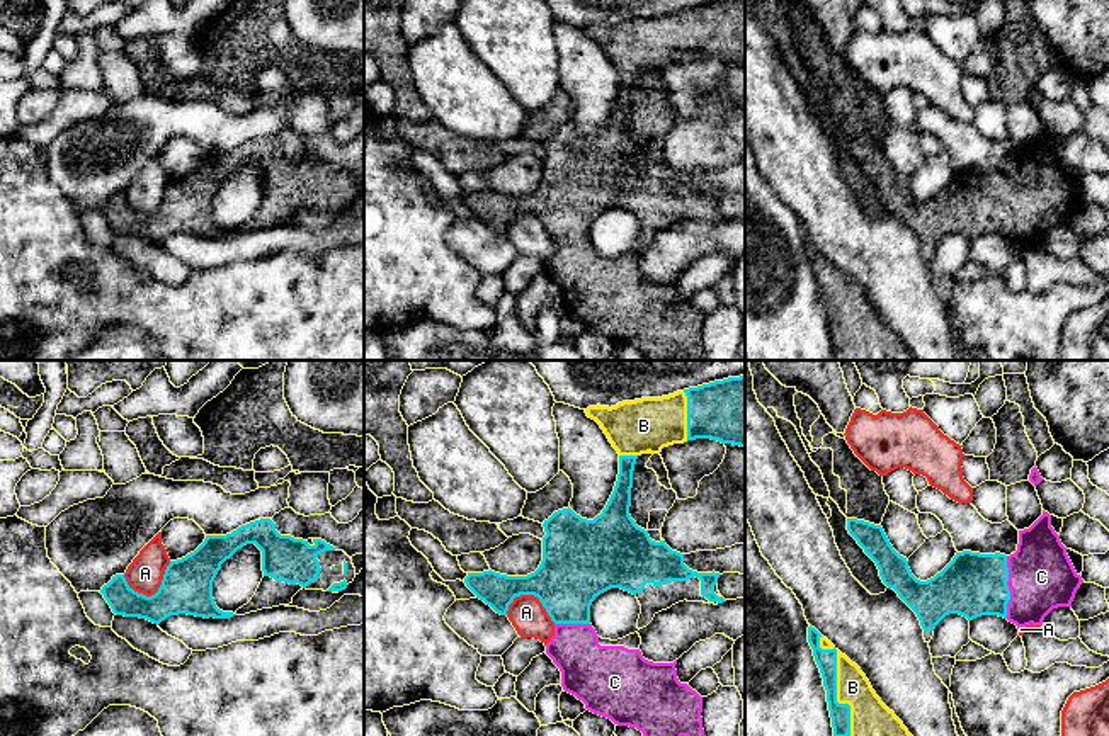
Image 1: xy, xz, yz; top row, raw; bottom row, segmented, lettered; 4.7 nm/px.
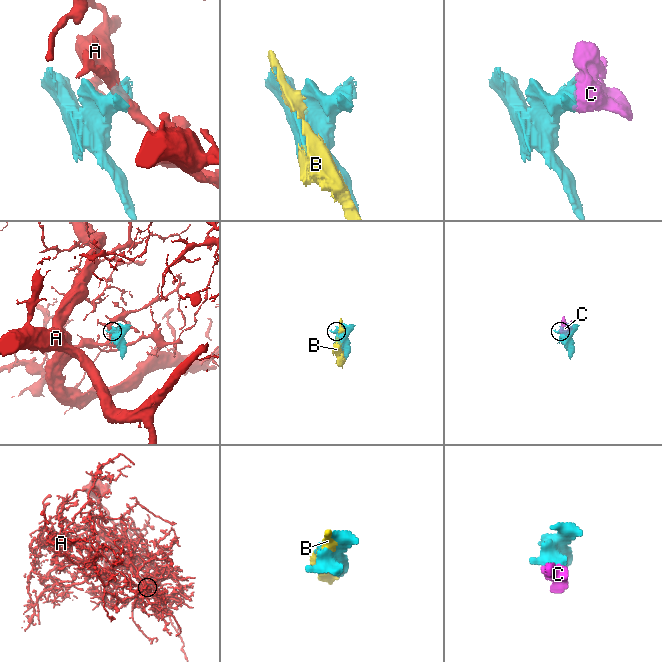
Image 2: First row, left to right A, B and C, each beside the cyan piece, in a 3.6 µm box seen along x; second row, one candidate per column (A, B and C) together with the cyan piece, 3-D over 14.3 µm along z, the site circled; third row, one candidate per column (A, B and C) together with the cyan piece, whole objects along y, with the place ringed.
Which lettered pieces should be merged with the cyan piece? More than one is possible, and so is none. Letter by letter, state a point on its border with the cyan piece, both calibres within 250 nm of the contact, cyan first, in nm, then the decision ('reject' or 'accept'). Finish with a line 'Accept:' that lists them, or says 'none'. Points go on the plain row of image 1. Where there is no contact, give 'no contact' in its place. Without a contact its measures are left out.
A: xy (155, 213) | 240/170 nm | reject
B: yz (836, 305) | 100/200 nm | accept
C: yz (1007, 206) | 300/320 nm | accept
Accept: B, C

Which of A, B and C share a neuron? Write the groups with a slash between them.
A / B C

